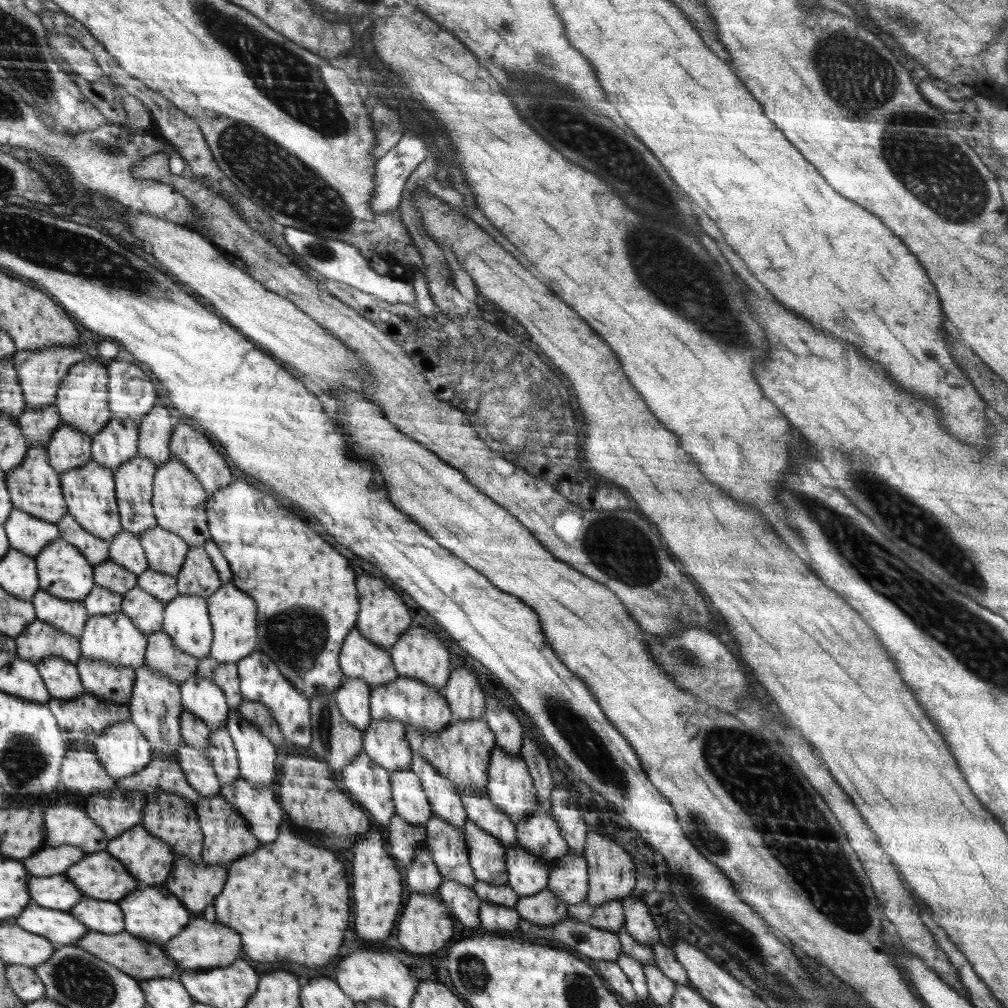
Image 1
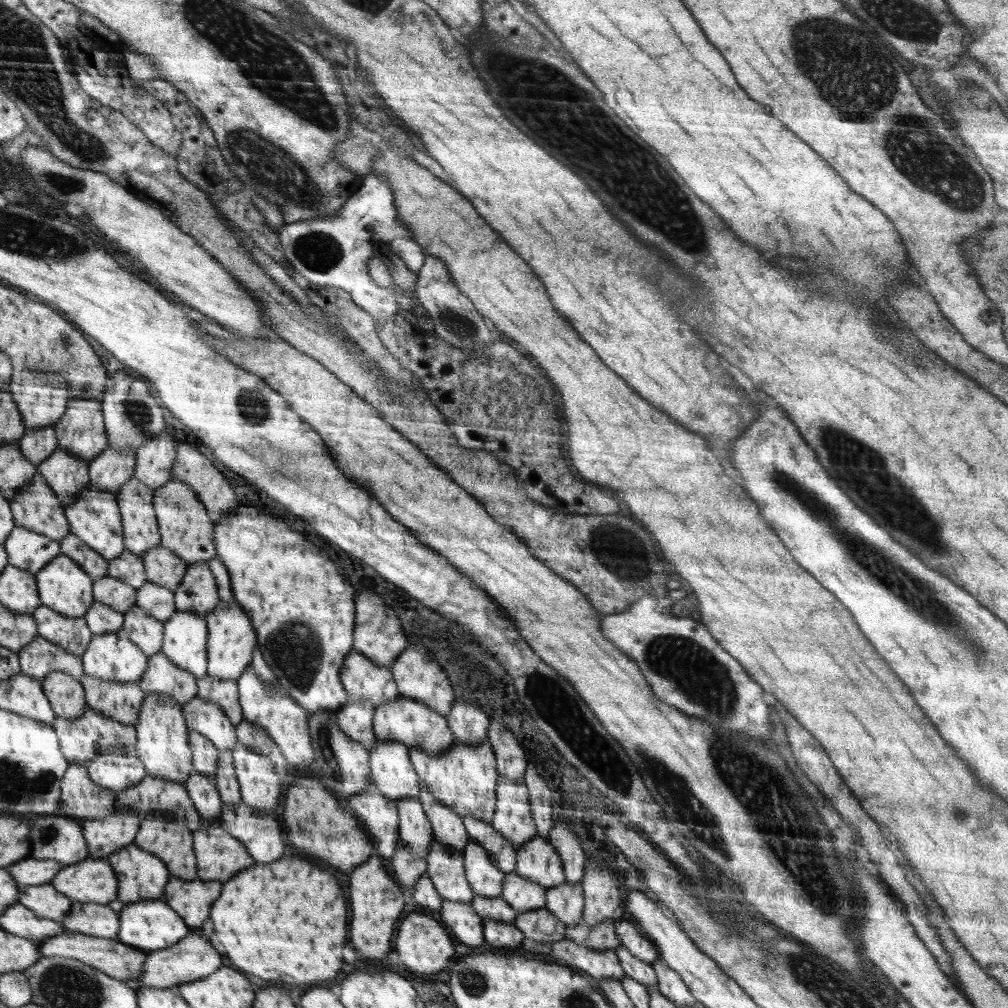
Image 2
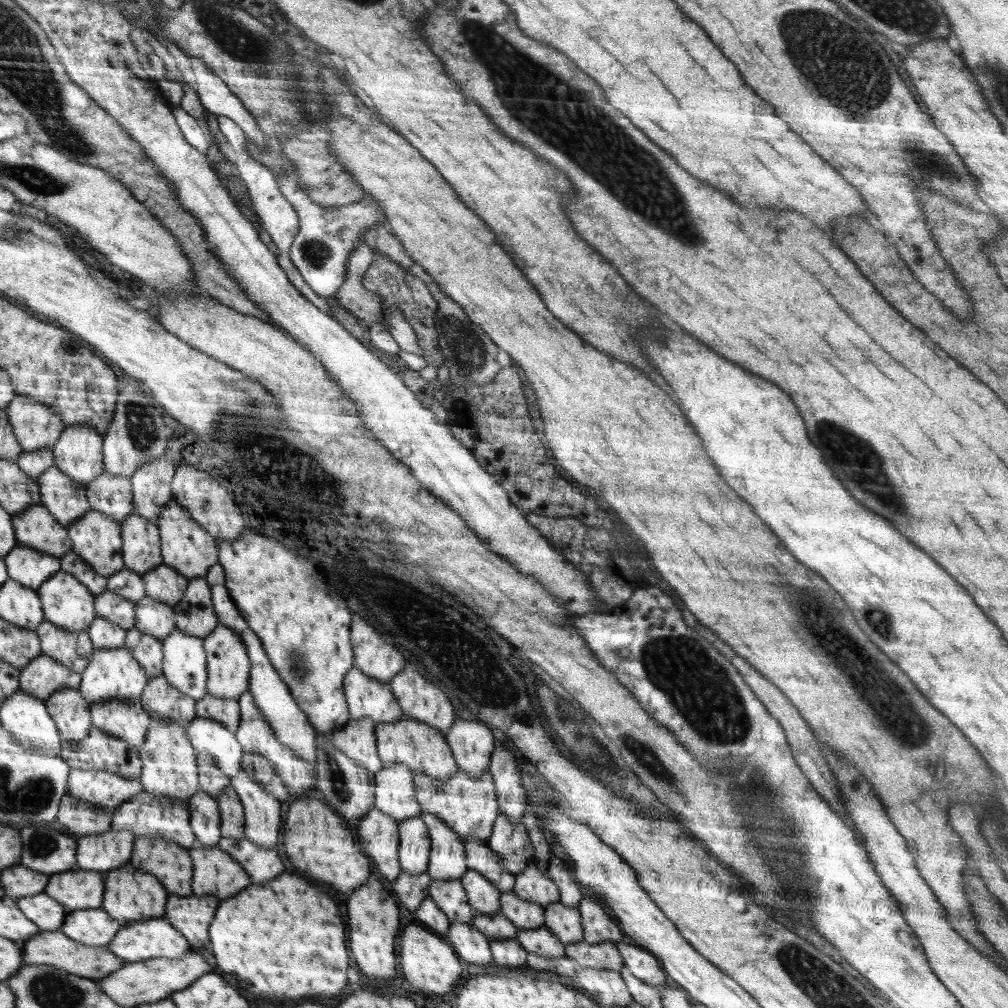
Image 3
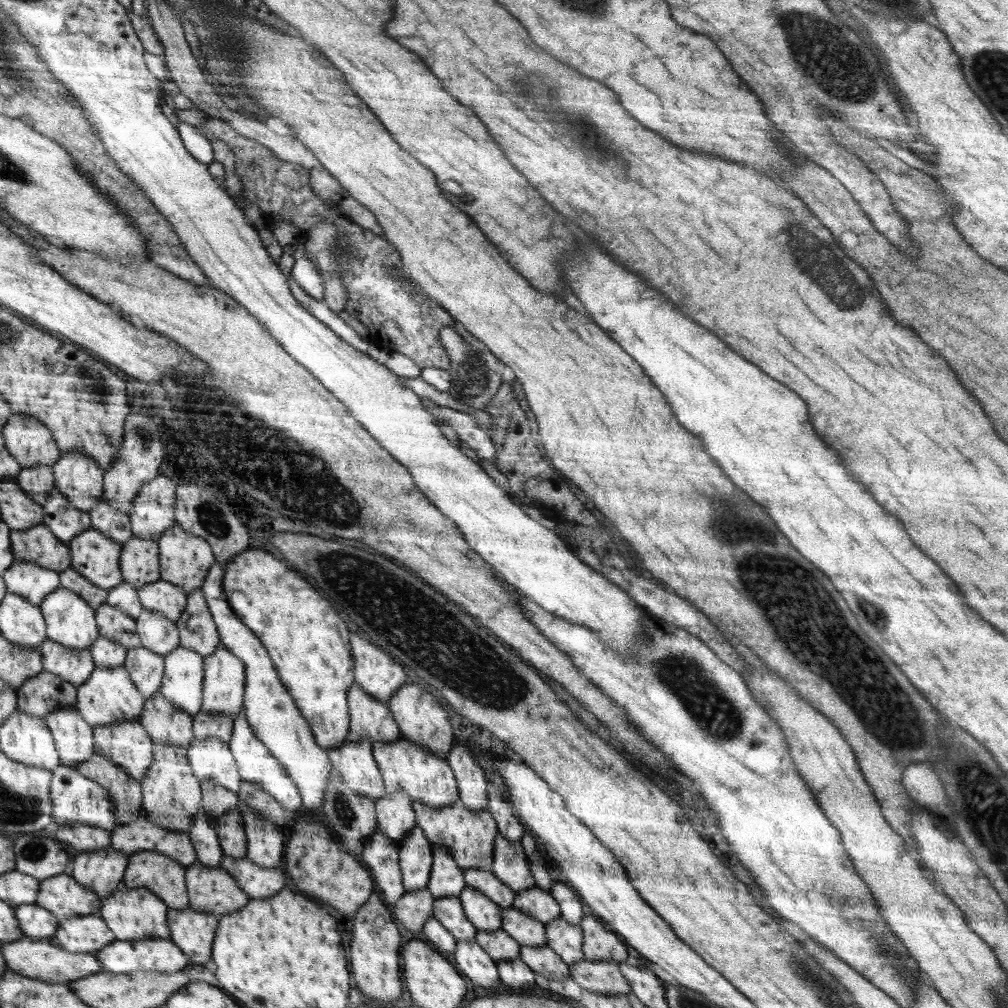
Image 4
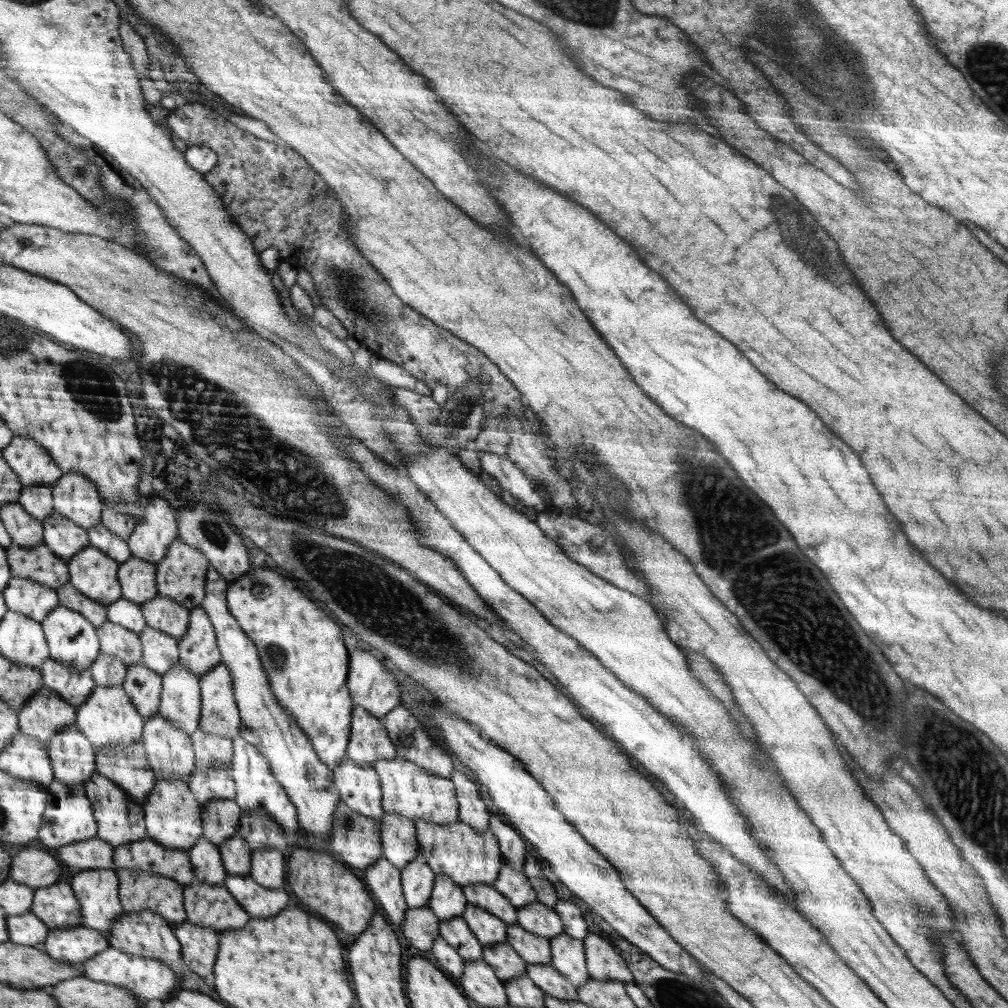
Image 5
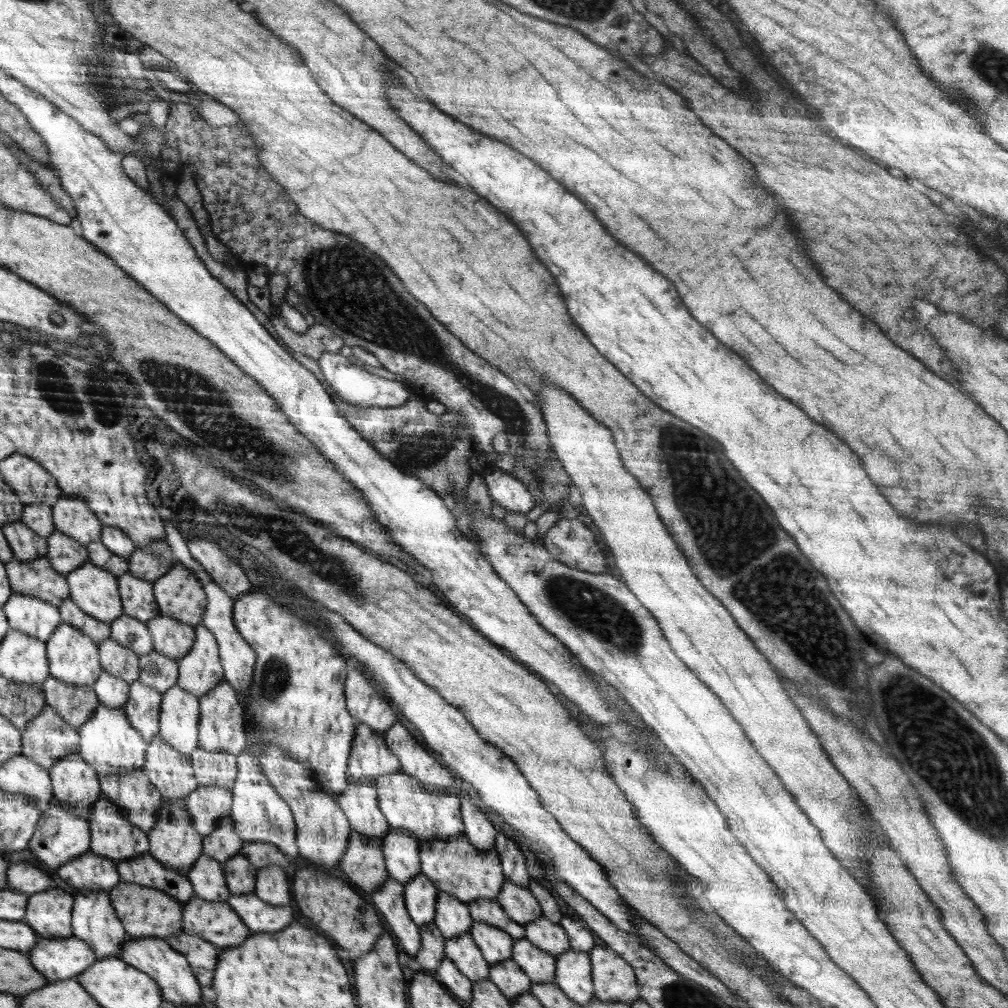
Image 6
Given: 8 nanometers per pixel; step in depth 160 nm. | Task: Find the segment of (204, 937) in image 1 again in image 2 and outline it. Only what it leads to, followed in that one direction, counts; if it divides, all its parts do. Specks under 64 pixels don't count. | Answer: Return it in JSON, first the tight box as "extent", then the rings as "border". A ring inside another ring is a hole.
{"extent":[132,932,222,988],"border":[[[196,932],[178,940],[178,944],[162,951],[148,953],[144,973],[138,979],[132,979],[133,987],[170,988],[182,983],[191,983],[198,979],[206,979],[222,967],[222,953],[213,941],[200,936]]]}

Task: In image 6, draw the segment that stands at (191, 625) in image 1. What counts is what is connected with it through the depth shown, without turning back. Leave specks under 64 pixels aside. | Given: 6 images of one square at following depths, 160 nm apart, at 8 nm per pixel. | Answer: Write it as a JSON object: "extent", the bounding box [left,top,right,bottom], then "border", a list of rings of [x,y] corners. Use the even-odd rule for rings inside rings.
{"extent":[159,684,200,758],"border":[[[177,684],[163,692],[159,712],[159,735],[188,758],[198,748],[200,718],[199,697]]]}

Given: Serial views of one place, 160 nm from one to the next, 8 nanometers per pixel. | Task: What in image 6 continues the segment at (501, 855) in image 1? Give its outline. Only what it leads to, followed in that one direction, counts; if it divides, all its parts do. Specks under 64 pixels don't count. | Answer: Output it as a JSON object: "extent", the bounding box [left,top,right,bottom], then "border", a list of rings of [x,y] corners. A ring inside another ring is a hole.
{"extent":[469,921,513,966],"border":[[[474,921],[469,932],[490,966],[512,959],[513,938],[495,926]]]}

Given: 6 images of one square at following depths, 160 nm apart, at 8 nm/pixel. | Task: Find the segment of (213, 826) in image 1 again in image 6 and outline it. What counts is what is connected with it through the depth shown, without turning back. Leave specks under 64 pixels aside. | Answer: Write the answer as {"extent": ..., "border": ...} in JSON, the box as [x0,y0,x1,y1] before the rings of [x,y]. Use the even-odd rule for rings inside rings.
{"extent":[183,896,251,950],"border":[[[198,896],[183,905],[183,931],[211,941],[220,950],[238,947],[251,937],[251,929],[231,905],[227,902],[210,902]]]}

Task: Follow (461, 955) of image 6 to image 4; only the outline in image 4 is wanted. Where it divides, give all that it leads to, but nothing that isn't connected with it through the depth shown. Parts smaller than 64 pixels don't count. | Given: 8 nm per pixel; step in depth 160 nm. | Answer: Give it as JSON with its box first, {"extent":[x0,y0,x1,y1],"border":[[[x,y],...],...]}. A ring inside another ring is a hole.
{"extent":[434,897,477,941],"border":[[[459,897],[434,900],[434,915],[457,941],[476,939],[477,928],[468,920]]]}

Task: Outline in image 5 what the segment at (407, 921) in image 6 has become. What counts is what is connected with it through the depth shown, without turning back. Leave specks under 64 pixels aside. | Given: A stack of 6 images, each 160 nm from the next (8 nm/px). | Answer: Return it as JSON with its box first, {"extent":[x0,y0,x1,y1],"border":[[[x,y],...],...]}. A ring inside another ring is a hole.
{"extent":[363,856,407,928],"border":[[[382,856],[372,868],[363,872],[372,889],[372,894],[380,904],[381,910],[398,927],[401,928],[407,904],[401,885],[401,870],[393,865],[386,857]]]}

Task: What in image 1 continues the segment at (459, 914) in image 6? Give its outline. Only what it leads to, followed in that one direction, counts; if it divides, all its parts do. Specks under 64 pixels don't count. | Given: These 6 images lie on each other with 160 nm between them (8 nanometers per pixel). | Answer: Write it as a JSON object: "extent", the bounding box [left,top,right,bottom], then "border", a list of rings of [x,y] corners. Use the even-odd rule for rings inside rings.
{"extent":[411,753,467,828],"border":[[[415,753],[414,766],[411,769],[422,783],[421,788],[426,794],[433,814],[448,821],[448,824],[456,825],[456,828],[466,827],[467,809],[452,781],[418,753]]]}

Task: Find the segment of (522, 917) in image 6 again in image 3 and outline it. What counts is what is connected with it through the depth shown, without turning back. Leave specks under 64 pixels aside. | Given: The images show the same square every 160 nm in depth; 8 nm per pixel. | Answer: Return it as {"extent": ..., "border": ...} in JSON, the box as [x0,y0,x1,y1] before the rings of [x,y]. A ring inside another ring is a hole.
{"extent":[488,813,534,875],"border":[[[500,813],[494,821],[491,832],[491,838],[488,844],[494,852],[497,852],[503,860],[503,865],[514,875],[518,875],[520,871],[526,870],[530,864],[530,860],[534,858],[534,846],[530,833],[527,831],[526,825],[522,820],[513,823],[504,813]]]}

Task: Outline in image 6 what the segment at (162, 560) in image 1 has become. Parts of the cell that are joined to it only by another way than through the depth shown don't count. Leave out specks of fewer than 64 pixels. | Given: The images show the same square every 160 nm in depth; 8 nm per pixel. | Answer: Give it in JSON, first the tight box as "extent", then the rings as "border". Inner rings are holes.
{"extent":[145,615,195,662],"border":[[[163,615],[145,624],[153,638],[153,648],[172,662],[180,662],[195,644],[195,629],[183,621]]]}

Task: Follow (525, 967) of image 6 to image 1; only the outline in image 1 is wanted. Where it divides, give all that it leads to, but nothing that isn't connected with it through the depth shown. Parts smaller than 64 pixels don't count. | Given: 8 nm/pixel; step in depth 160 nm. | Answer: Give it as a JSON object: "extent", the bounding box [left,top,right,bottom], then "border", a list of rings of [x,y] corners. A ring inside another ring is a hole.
{"extent":[505,844,550,897],"border":[[[521,844],[505,849],[505,865],[508,873],[508,884],[520,897],[536,895],[547,888],[550,872],[543,860],[529,853]]]}

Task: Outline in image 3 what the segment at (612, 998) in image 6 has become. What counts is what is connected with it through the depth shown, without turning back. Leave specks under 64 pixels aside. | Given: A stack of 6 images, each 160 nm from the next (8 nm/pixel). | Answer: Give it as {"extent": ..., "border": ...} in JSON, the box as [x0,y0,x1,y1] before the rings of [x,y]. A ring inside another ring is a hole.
{"extent":[577,896,622,944],"border":[[[583,896],[577,906],[581,914],[583,940],[588,944],[622,940],[620,928],[614,922],[614,917],[604,910],[604,904],[596,902],[588,896]]]}

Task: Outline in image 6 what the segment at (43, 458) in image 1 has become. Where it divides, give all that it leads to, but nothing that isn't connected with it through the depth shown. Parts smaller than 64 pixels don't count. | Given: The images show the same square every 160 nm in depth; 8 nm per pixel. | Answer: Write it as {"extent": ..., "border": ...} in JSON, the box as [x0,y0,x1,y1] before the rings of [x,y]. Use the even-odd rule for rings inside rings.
{"extent":[6,557,71,608],"border":[[[46,557],[28,564],[14,559],[6,569],[13,594],[34,596],[58,608],[64,600],[71,598],[67,578],[53,569]]]}

